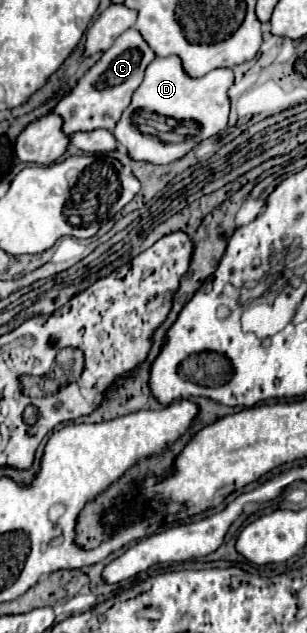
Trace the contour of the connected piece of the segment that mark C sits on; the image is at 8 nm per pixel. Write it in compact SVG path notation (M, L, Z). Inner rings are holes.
M129 29L117 37L117 41L103 53L103 57L77 81L75 89L59 101L55 113L63 117L63 131L67 135L79 131L109 129L113 131L121 113L131 103L135 89L143 81L145 67L155 59L153 49L145 43L137 29Z

